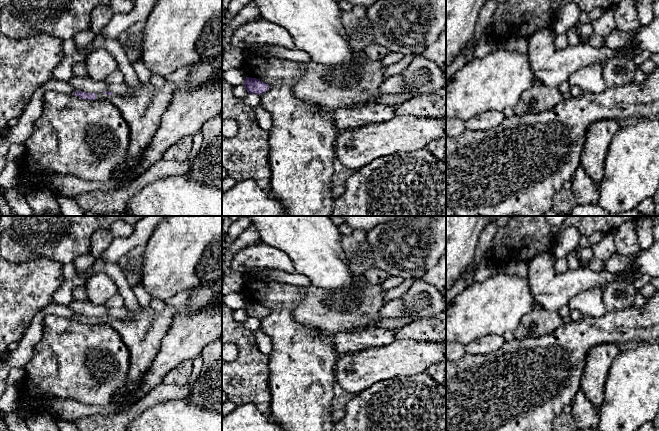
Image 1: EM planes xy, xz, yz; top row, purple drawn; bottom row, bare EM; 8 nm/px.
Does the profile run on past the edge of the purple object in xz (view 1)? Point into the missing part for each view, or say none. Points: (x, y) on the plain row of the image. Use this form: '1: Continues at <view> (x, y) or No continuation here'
1: No continuation here

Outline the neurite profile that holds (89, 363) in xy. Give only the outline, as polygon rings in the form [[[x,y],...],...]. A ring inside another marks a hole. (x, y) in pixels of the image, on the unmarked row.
[[[48,315],[43,322],[43,336],[33,349],[31,360],[24,367],[26,394],[21,395],[21,403],[31,410],[49,408],[54,399],[74,399],[86,405],[109,405],[114,394],[127,381],[130,354],[119,333],[105,323],[88,324],[73,318]]]

